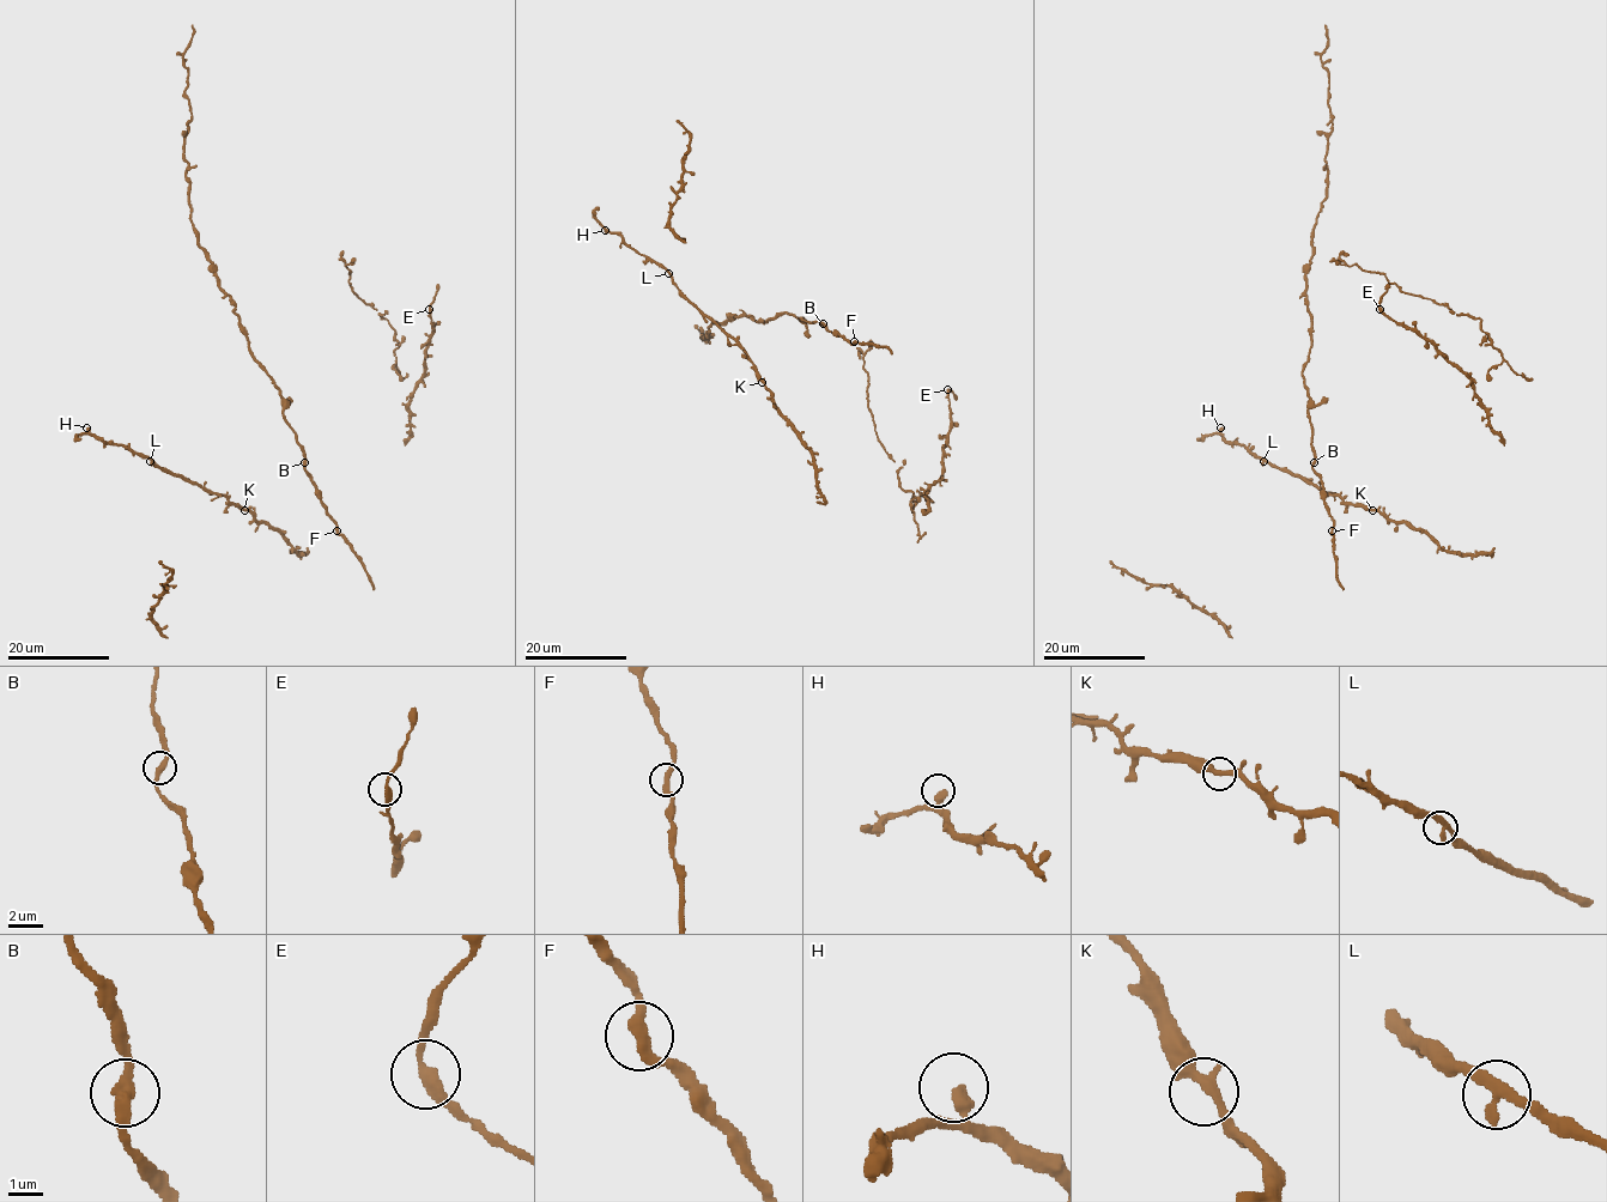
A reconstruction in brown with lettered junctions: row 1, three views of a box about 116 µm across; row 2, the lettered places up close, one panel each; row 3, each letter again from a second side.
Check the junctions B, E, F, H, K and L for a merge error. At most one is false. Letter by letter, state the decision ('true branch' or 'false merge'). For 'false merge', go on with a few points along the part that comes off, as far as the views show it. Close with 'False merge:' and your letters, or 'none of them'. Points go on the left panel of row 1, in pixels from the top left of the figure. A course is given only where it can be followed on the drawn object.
B: true branch
E: true branch
F: true branch
H: true branch
K: true branch
L: true branch
False merge: none of them

